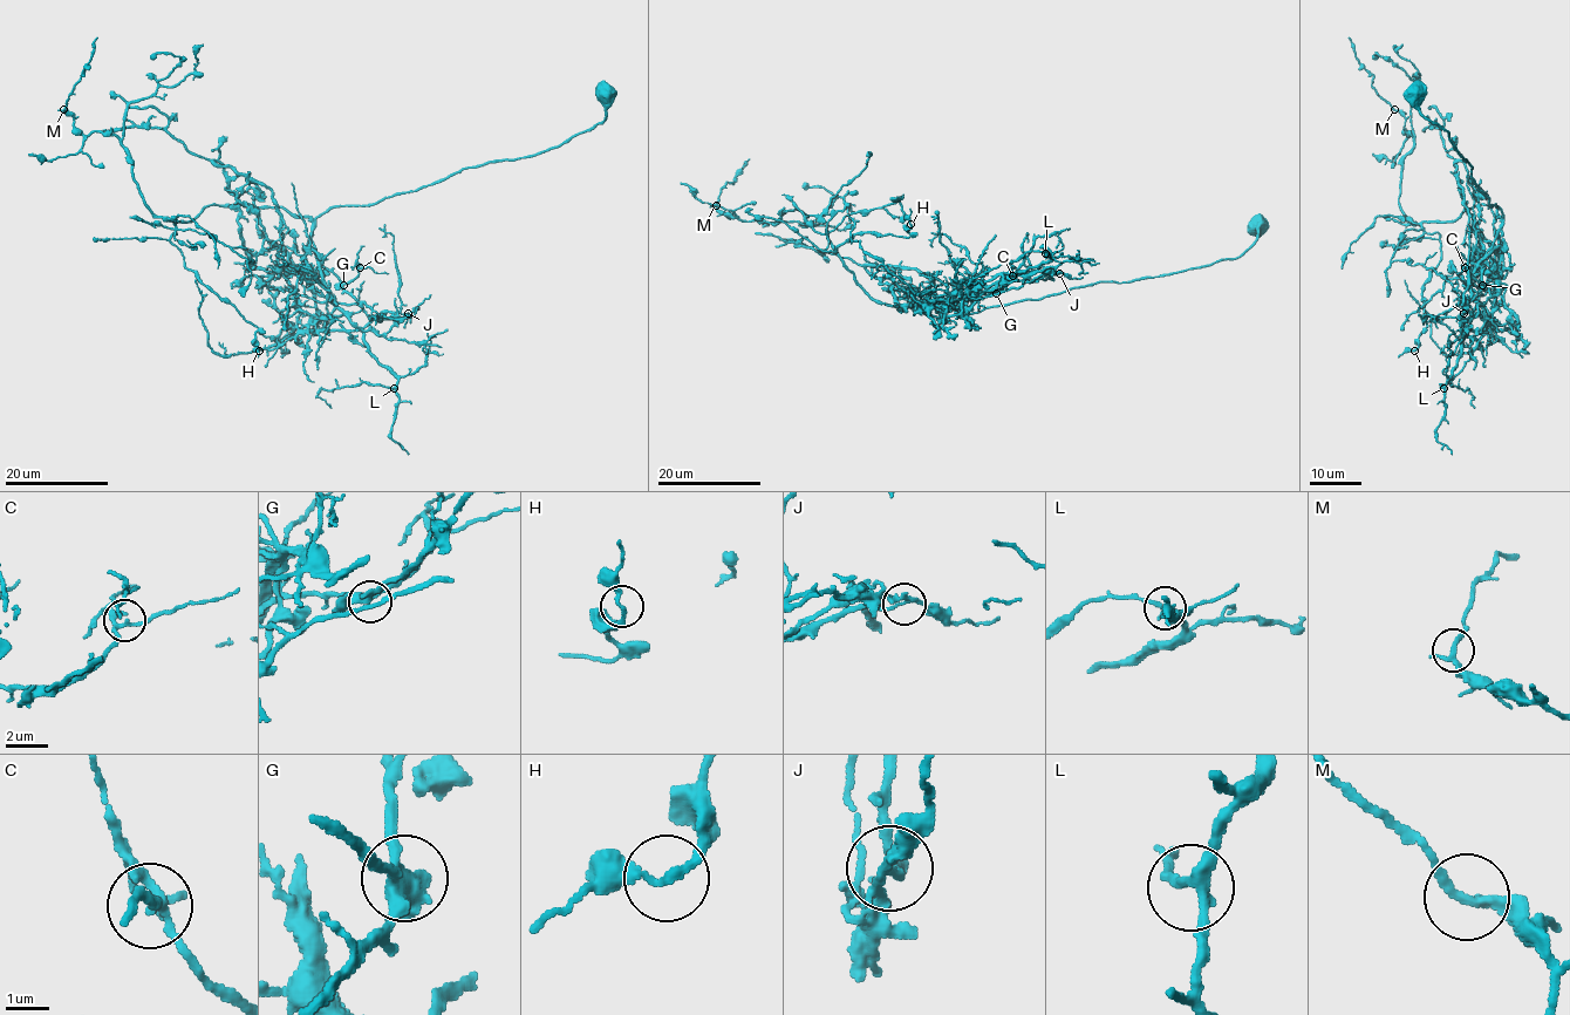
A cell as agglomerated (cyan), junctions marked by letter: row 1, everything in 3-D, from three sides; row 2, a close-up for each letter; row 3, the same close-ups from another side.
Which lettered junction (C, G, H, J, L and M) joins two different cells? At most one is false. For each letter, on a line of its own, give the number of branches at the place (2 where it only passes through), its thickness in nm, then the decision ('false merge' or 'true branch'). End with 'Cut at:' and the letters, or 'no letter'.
C: 3 | 160 nm | true branch
G: 4 | 260 nm | true branch
H: 2 | 170 nm | true branch
J: 3 | 170 nm | false merge
L: 3 | 240 nm | true branch
M: 3 | 180 nm | true branch
Cut at: J

